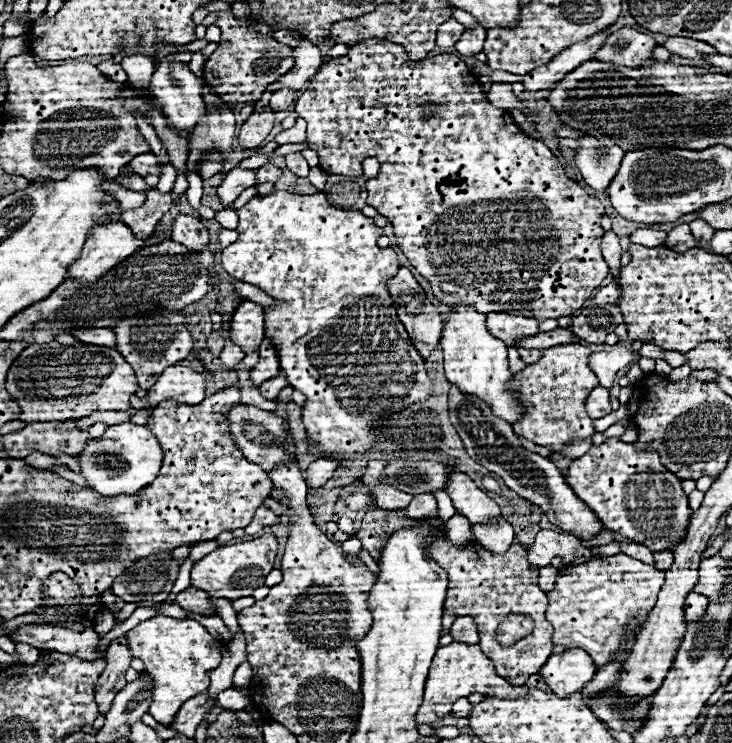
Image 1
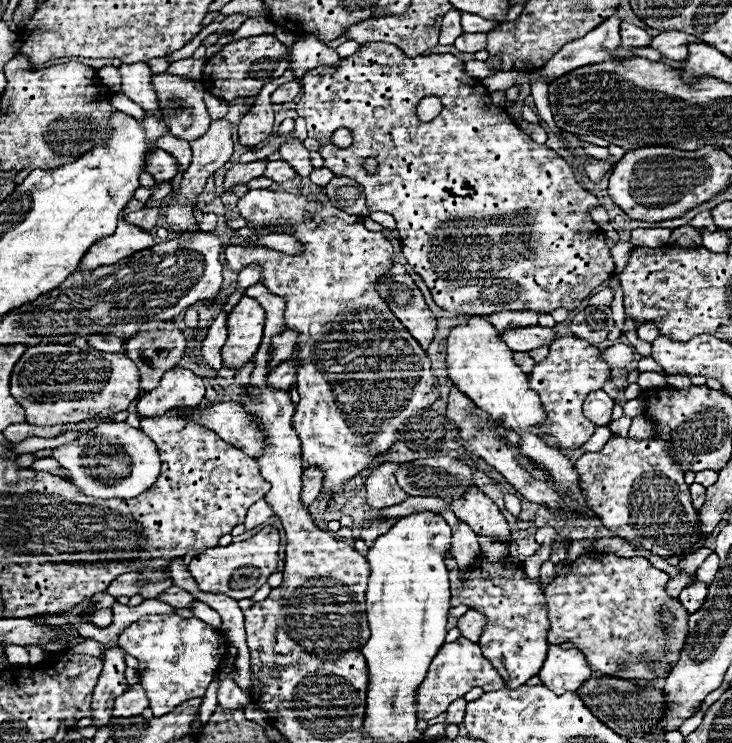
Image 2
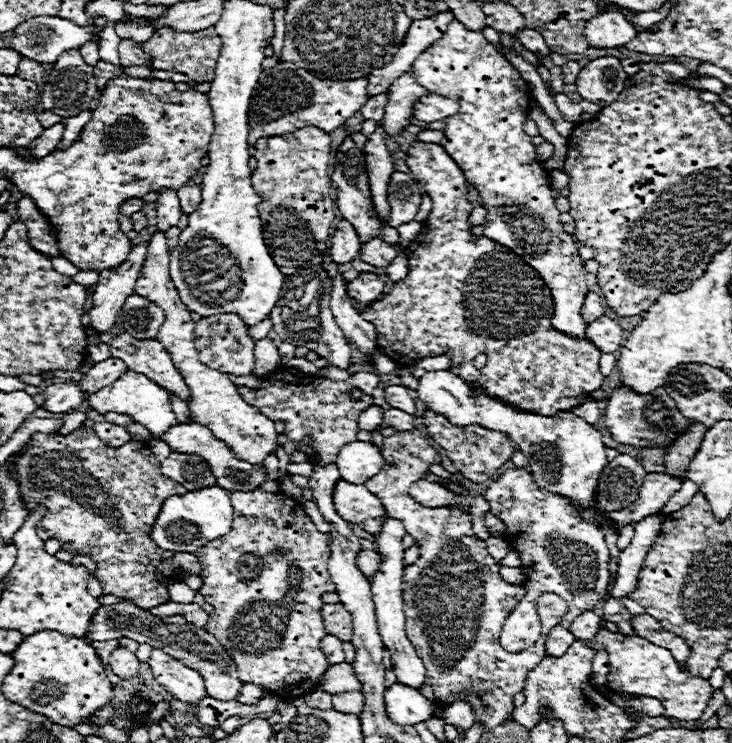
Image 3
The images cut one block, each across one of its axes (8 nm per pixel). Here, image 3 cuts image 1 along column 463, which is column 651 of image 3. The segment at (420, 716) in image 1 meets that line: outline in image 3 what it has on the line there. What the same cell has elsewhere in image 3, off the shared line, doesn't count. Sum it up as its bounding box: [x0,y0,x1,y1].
[570,612,714,722]

